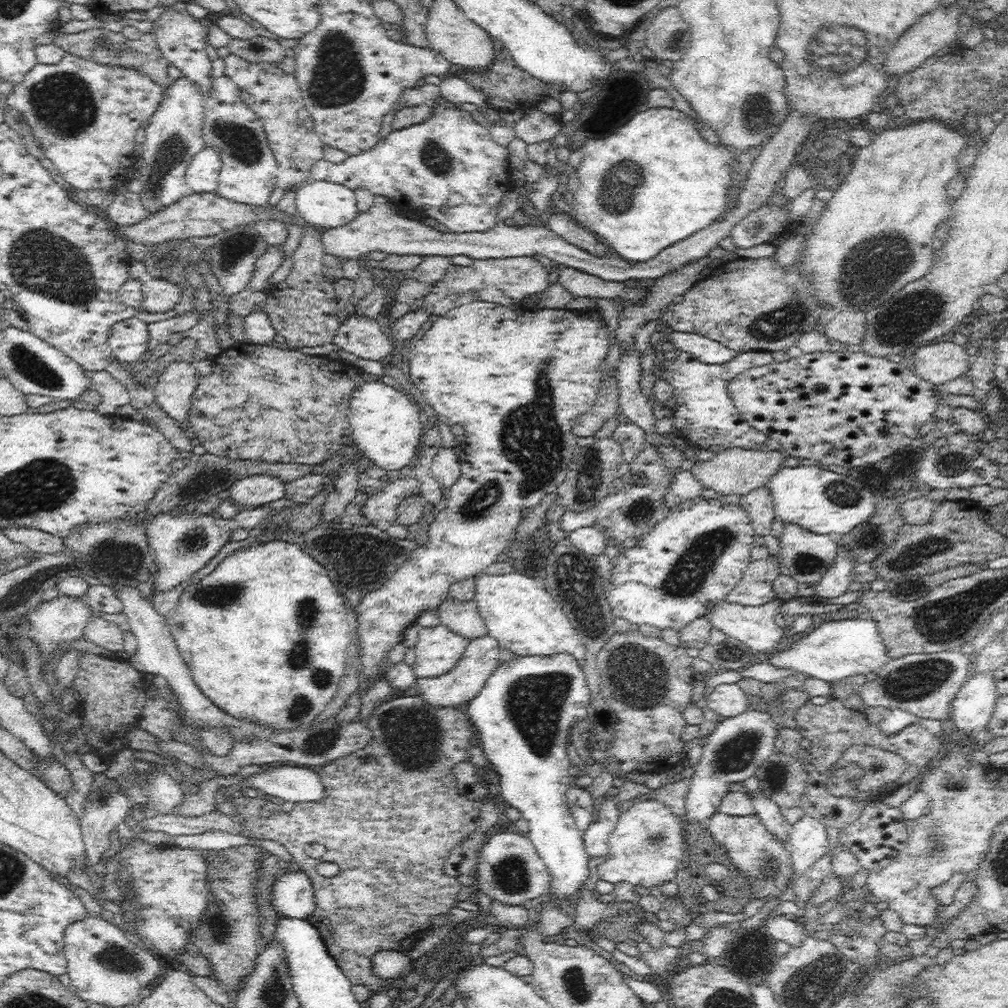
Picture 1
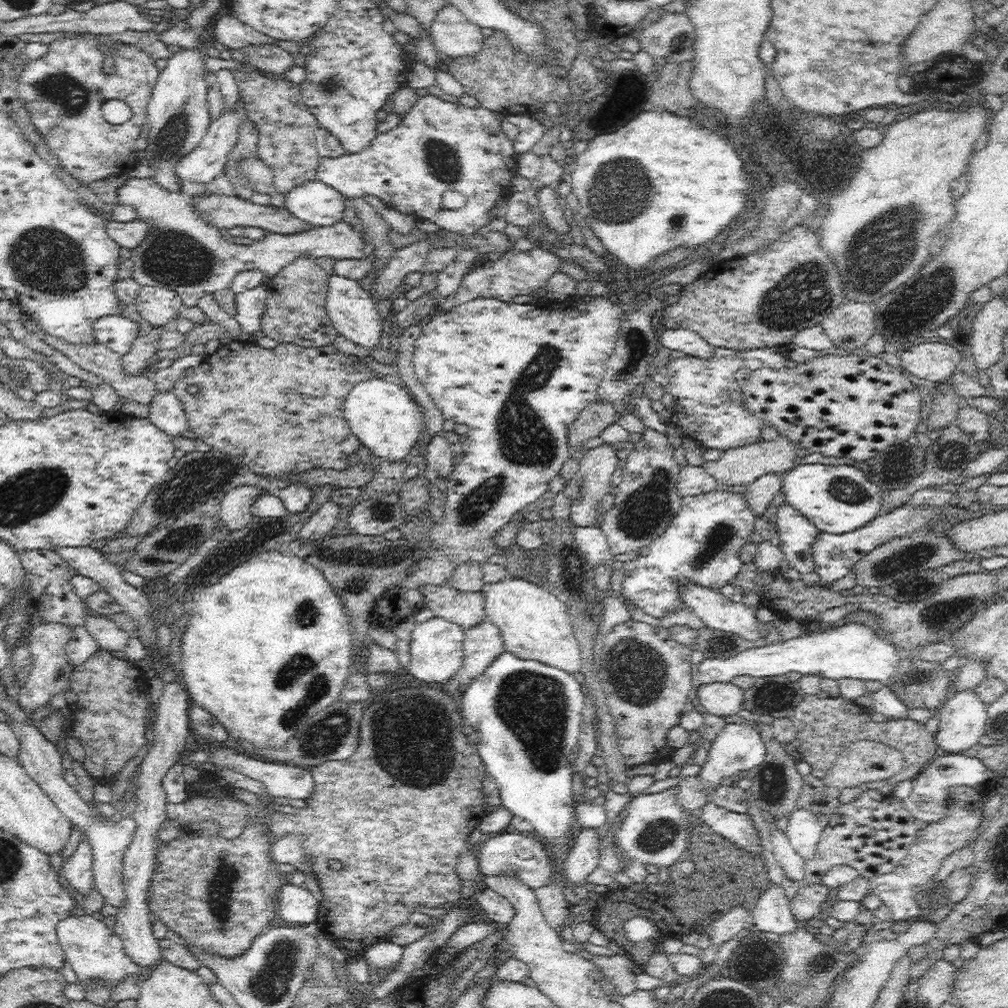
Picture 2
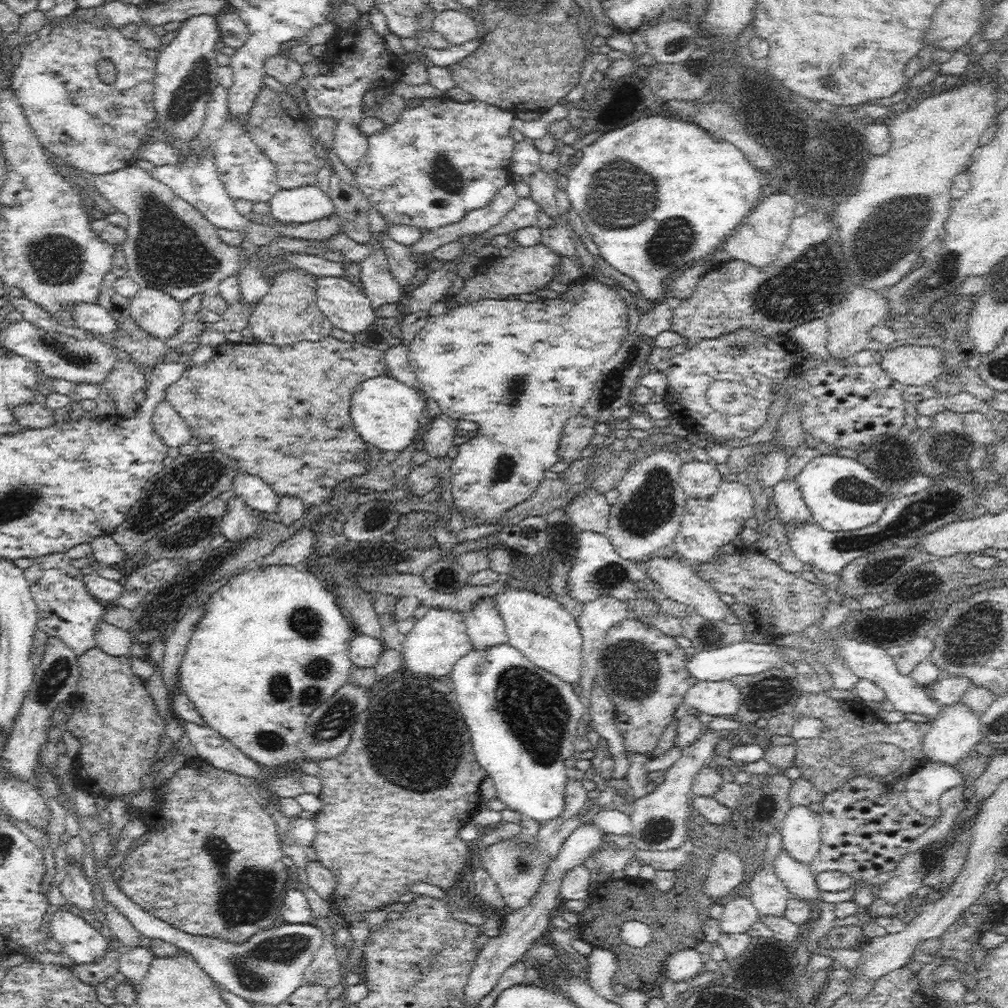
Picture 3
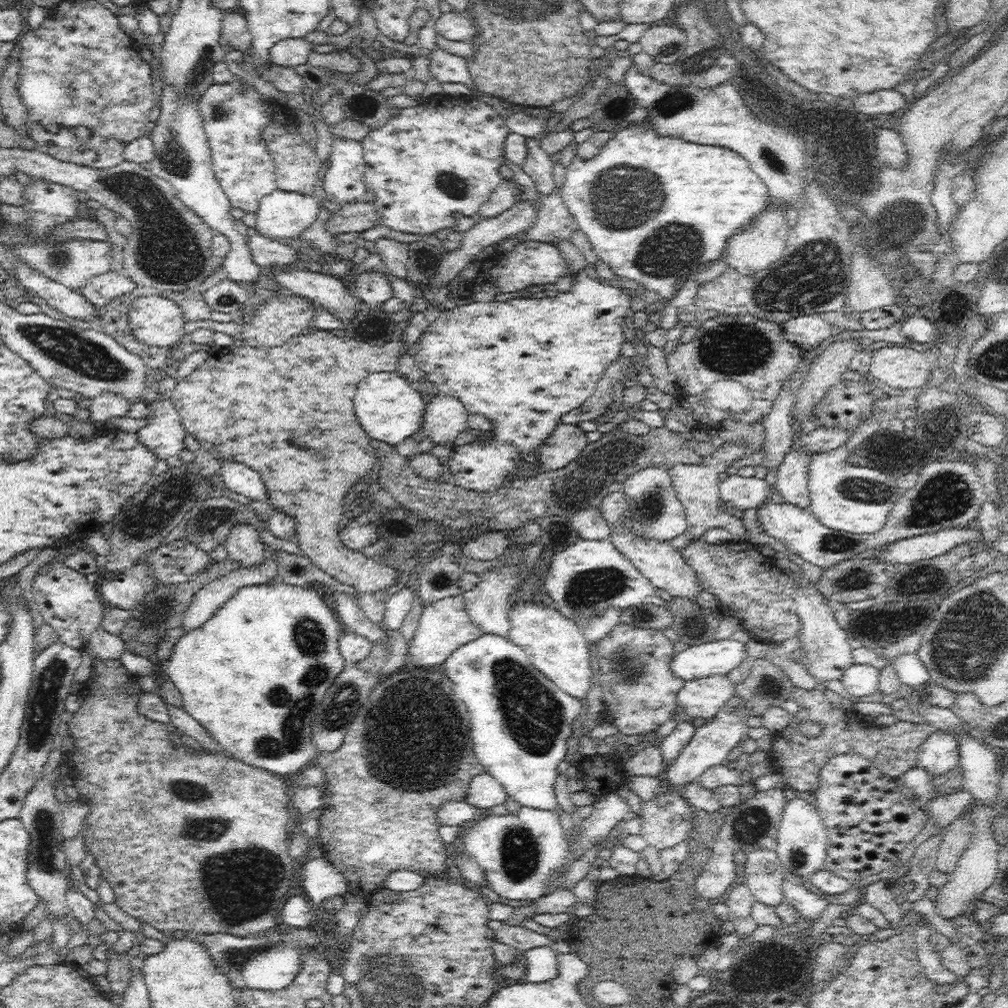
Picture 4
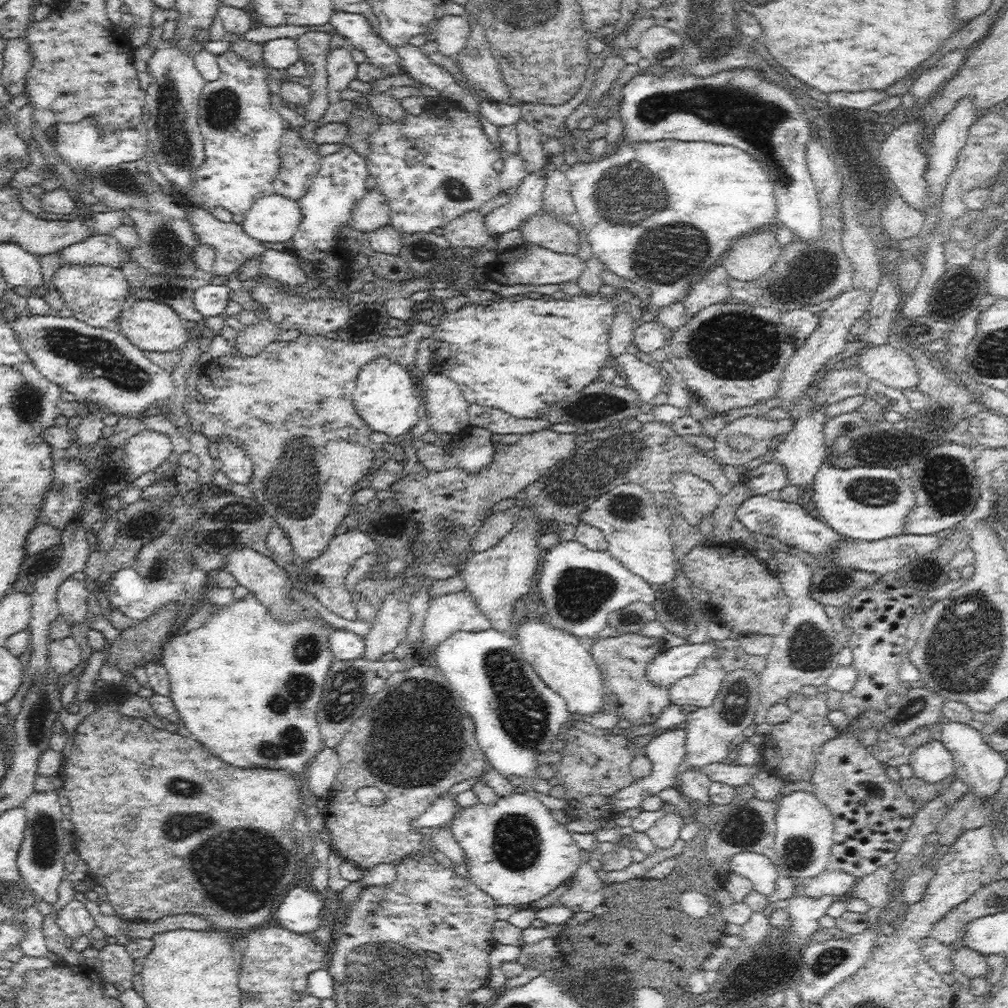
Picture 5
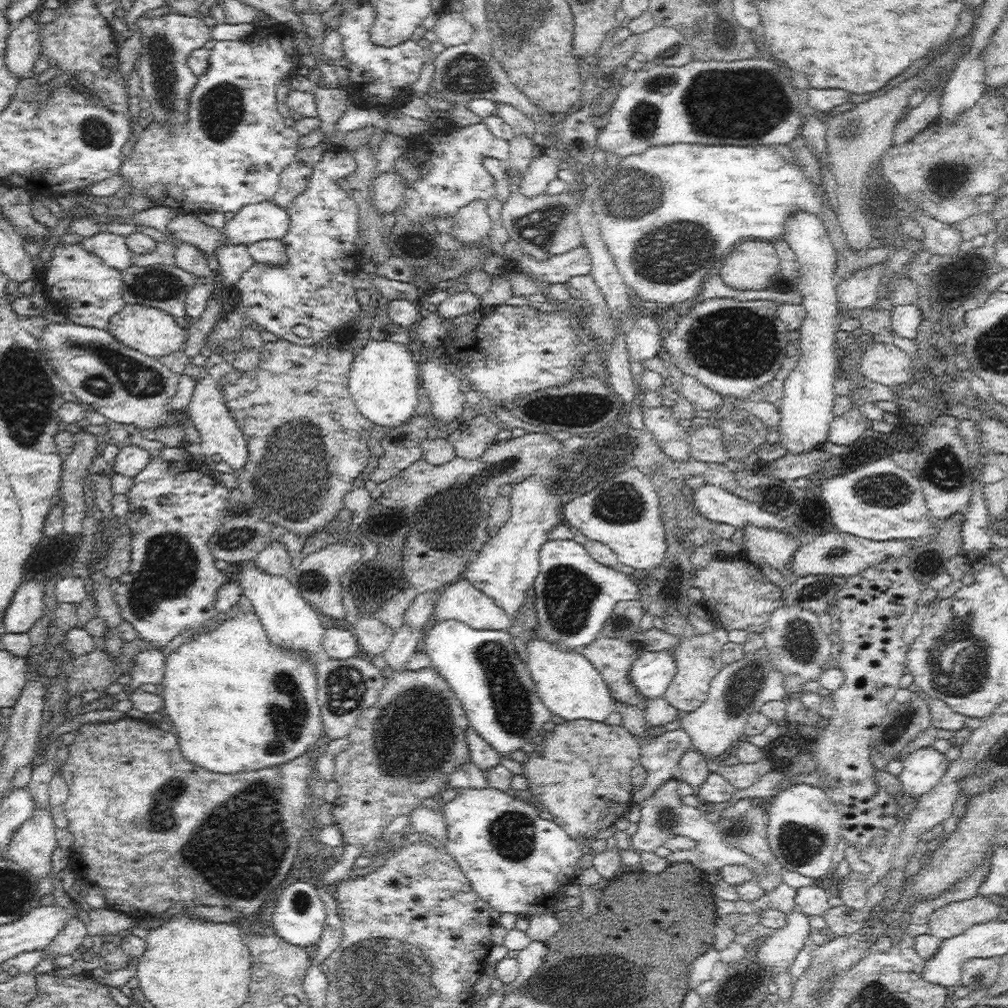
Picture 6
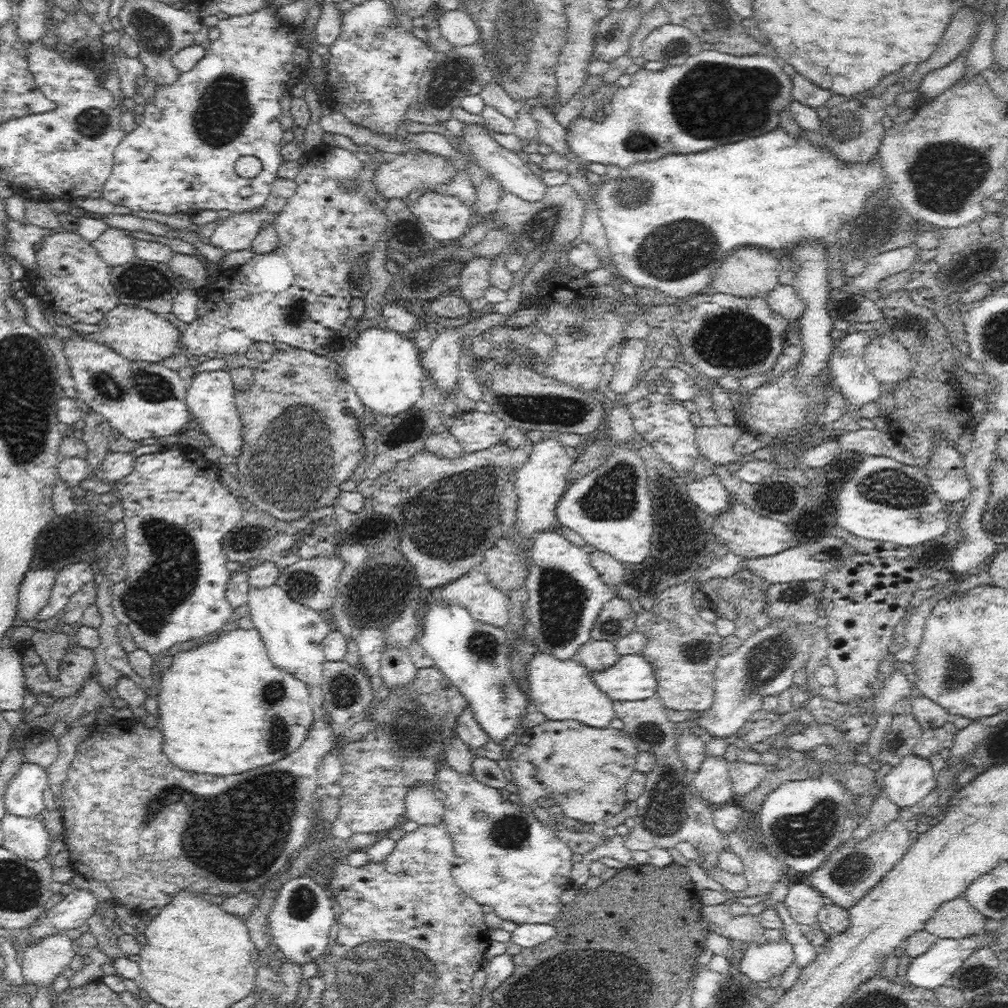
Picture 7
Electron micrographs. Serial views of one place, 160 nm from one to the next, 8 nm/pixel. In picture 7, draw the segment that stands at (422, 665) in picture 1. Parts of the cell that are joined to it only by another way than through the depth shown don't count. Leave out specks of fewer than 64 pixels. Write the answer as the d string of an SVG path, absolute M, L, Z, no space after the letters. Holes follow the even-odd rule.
M474 567L464 576L443 585L437 593L442 603L446 601L466 608L474 620L503 629L510 620L508 595L488 580L482 567Z

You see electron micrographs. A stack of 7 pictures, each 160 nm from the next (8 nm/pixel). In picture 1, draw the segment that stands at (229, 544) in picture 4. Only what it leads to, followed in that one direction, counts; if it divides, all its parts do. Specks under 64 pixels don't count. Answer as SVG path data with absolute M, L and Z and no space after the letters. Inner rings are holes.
M254 474L238 480L229 491L236 505L250 508L282 499L286 484L270 474Z

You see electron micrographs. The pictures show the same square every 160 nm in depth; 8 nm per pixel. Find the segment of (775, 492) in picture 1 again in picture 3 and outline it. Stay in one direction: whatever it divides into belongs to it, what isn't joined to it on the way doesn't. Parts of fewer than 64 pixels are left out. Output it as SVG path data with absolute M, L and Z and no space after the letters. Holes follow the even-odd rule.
M830 452L812 458L795 479L813 522L826 531L852 531L874 524L896 494L894 485L876 478L876 474L857 460Z

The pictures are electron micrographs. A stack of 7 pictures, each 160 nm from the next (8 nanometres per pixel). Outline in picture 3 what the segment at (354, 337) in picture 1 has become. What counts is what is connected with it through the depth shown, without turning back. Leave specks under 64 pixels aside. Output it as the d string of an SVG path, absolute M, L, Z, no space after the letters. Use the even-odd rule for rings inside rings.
M318 277L316 286L316 304L320 312L333 327L350 334L366 334L368 326L374 324L375 315L370 299L364 295L361 286L345 277Z

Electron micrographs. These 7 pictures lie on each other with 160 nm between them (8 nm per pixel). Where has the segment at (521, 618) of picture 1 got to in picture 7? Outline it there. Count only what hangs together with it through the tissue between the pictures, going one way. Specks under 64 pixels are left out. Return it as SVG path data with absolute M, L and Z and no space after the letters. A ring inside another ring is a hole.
M537 652L527 666L527 674L532 709L542 712L550 720L572 719L601 729L617 718L613 700L596 686L588 675L588 669L576 658L562 660L554 655Z

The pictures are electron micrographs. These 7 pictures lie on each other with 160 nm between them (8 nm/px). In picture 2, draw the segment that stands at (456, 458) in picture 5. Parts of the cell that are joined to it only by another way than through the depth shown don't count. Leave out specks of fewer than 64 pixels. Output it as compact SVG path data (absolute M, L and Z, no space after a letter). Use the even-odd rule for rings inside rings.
M573 295L566 300L546 302L546 304L527 304L526 305L526 328L524 328L524 304L504 302L497 298L475 298L470 302L452 307L447 311L440 311L432 317L427 324L423 324L420 336L415 341L415 351L413 352L412 362L414 372L418 380L428 390L430 398L434 400L437 408L442 410L443 418L452 420L454 423L462 423L468 426L468 433L462 438L463 457L461 457L454 468L453 474L447 478L446 504L442 520L433 525L430 532L431 546L425 551L425 555L414 565L413 571L402 582L398 582L390 589L390 618L392 620L404 620L406 616L413 616L425 607L422 597L422 586L428 584L440 586L448 584L454 574L454 568L464 564L464 562L477 562L480 565L487 563L491 556L501 552L497 548L493 539L501 528L511 522L512 516L533 505L549 490L549 483L562 471L564 462L570 457L568 444L568 425L574 422L582 410L596 401L596 392L600 381L604 378L606 361L614 354L614 349L619 337L621 324L625 312L618 307L616 302L608 301L605 296Z

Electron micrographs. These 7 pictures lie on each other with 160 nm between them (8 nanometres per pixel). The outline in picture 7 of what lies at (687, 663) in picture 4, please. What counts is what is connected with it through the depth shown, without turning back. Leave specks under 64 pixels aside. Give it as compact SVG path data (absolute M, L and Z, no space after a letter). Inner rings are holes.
M642 654L622 655L610 668L588 670L588 675L613 701L644 700L658 688L654 665Z

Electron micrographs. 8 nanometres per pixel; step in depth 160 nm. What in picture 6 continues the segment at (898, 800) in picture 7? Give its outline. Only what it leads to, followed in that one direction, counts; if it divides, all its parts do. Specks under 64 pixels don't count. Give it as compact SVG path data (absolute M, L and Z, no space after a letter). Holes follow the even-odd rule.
M933 746L907 754L902 762L903 769L898 777L904 792L902 795L910 801L915 801L921 794L932 790L951 764L945 754Z

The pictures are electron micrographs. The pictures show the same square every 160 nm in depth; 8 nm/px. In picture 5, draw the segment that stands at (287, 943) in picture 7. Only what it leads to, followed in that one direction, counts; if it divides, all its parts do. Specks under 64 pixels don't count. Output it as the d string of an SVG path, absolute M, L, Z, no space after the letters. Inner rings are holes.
M309 885L291 886L276 914L280 926L300 935L311 936L322 923L322 908L325 897Z

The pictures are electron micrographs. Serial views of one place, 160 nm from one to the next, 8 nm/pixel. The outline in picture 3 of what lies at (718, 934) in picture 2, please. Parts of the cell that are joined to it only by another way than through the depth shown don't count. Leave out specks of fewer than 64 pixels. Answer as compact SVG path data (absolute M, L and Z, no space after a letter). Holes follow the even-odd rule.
M735 897L724 905L721 914L720 929L726 934L735 934L750 930L759 924L759 912L748 897Z

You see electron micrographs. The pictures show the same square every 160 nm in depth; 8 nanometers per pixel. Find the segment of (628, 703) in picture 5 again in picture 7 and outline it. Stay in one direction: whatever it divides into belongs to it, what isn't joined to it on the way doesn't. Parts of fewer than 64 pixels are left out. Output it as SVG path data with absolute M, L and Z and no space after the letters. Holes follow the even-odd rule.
M590 639L577 650L575 658L588 670L606 670L621 657L615 644L615 641Z

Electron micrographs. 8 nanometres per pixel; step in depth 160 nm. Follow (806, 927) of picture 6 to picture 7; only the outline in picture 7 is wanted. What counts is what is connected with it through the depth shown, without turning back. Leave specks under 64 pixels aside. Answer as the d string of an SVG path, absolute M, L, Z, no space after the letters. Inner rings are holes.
M786 938L744 947L743 953L740 971L757 983L780 977L795 962L795 953Z

